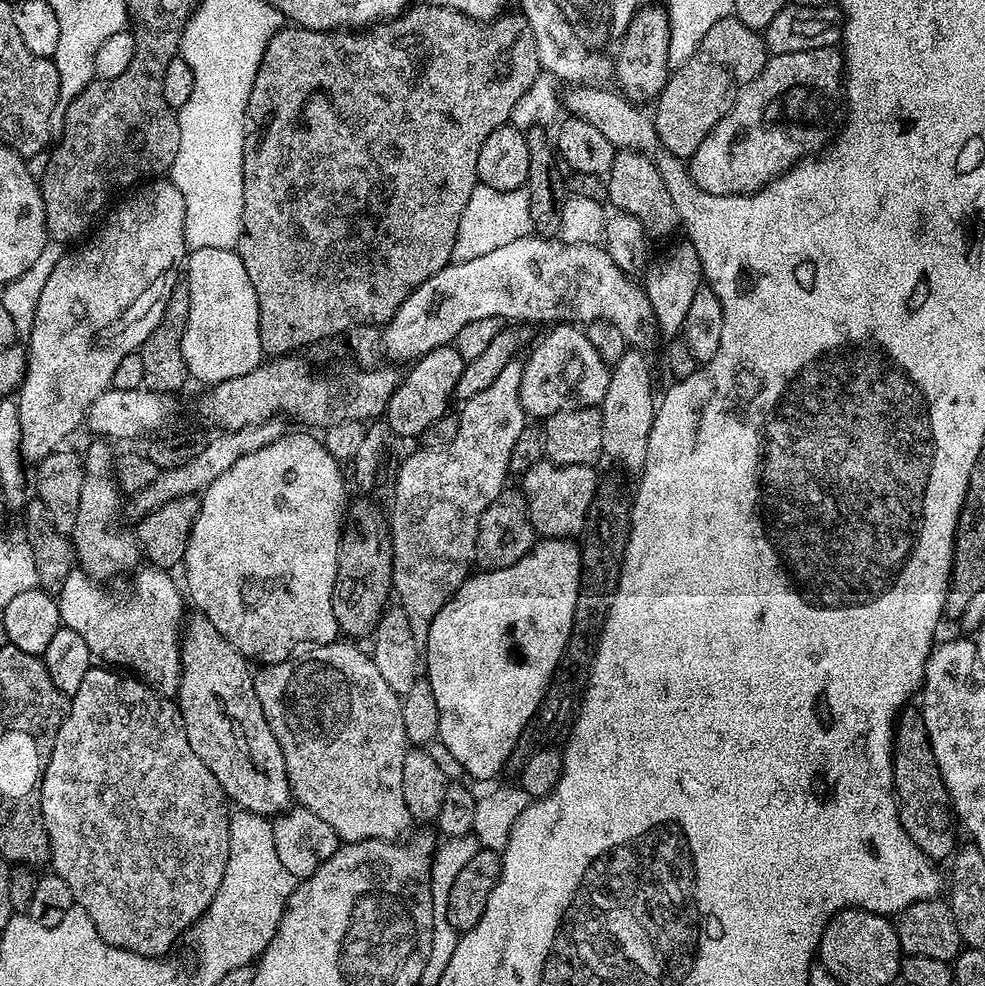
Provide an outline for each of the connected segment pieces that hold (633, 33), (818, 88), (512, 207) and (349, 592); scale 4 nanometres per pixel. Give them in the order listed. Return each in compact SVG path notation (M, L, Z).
M660 6L656 8L639 7L629 28L619 37L618 42L620 42L620 49L617 50L616 56L614 55L614 80L615 83L618 82L624 87L620 87L622 95L631 102L655 101L670 75L668 13Z
M826 47L810 50L798 50L796 53L778 54L777 56L769 55L764 68L756 77L749 82L740 92L740 97L734 102L734 106L724 117L717 122L714 130L710 130L710 134L706 134L706 138L702 138L702 146L698 146L698 150L687 161L689 174L694 182L702 188L704 192L710 194L718 194L719 196L733 196L739 192L756 192L759 188L764 187L775 178L793 168L797 160L803 160L804 157L819 153L828 147L833 139L833 129L828 129L836 120L836 103L841 103L844 95L844 54L839 47Z
M478 186L470 194L470 202L466 202L466 210L462 210L462 218L458 222L458 238L454 242L452 251L452 260L461 264L470 262L474 258L482 258L482 254L502 250L502 246L529 235L532 231L527 187L503 192Z
M368 500L349 503L346 509L344 530L340 533L340 549L338 550L338 574L334 582L334 618L338 622L341 633L345 637L371 637L376 624L389 607L392 590L392 525L389 517L376 504Z

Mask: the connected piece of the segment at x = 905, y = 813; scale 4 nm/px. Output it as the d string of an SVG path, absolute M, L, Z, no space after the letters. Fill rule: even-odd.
M908 706L899 713L898 723L894 729L894 735L892 738L892 788L896 792L896 809L900 815L900 825L906 830L906 834L910 838L910 842L914 842L914 846L918 846L918 850L922 850L922 854L926 854L934 862L941 862L940 860L947 861L949 857L956 852L958 848L958 841L956 842L956 828L958 832L958 824L954 819L954 813L952 810L952 800L948 797L948 791L944 785L944 779L942 774L938 770L938 762L934 762L934 750L930 746L930 738L928 737L928 731L924 725L924 720L920 717L919 707Z

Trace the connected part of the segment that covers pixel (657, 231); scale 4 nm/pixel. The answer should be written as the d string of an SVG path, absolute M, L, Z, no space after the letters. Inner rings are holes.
M617 151L614 162L606 177L608 183L607 203L613 204L613 209L626 215L633 215L644 227L647 235L668 236L680 224L680 209L677 197L672 188L667 188L662 180L656 161L651 155L637 151Z

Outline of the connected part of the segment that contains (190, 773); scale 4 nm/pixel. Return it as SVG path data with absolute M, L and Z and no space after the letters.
M94 666L82 678L82 686L71 693L64 721L56 735L54 750L50 754L50 762L44 771L44 781L40 787L42 802L42 818L44 829L48 835L48 845L52 851L50 868L55 875L70 886L75 907L86 910L90 914L90 922L98 930L100 937L107 944L118 946L122 950L130 950L134 954L164 958L176 944L176 939L183 937L193 924L206 915L214 894L218 894L218 886L222 886L222 874L226 874L228 861L228 833L230 831L230 801L225 796L218 778L210 774L206 762L194 754L190 742L186 738L186 726L180 713L179 703L175 699L161 696L154 688L149 688L143 680L108 666Z

